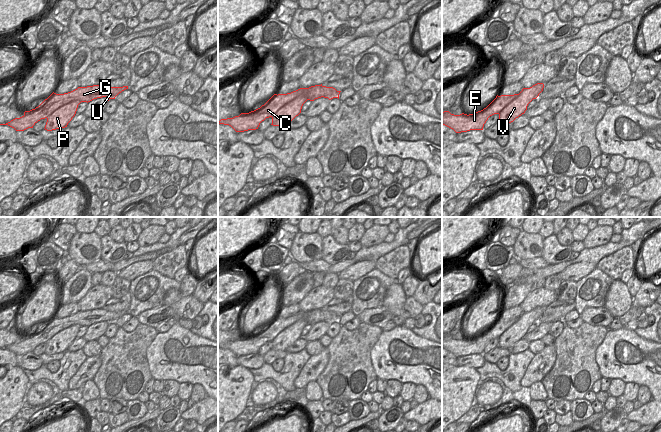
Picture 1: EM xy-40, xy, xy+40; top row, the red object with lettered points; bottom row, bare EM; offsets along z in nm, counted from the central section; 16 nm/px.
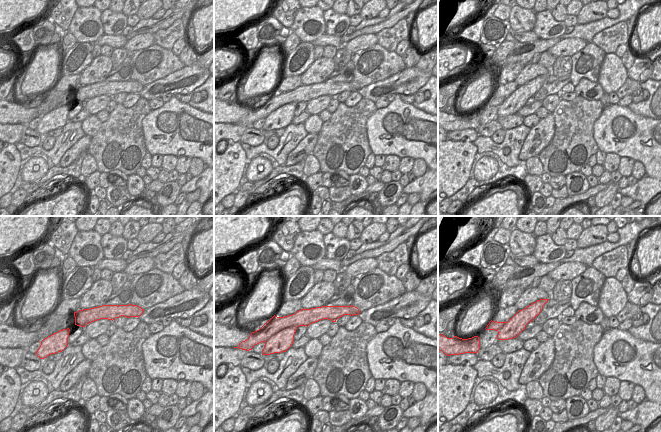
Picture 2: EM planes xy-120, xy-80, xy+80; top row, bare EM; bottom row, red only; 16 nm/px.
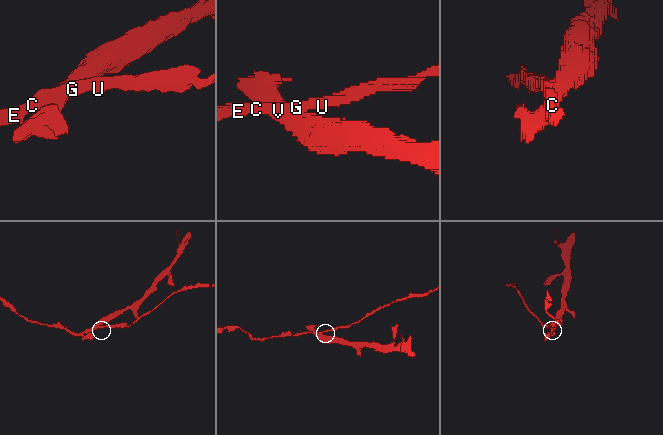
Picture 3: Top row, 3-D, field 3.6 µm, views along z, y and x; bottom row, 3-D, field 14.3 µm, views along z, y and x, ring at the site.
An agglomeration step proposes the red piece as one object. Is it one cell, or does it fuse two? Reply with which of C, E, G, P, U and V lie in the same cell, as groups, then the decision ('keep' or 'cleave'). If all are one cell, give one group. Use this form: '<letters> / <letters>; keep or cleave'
C E G U / P V; cleave

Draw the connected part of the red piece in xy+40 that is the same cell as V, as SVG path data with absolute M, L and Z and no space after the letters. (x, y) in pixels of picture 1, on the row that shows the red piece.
M537 83L530 88L523 88L518 96L499 113L498 123L508 125L524 114L528 104L539 96L543 88L543 83Z

